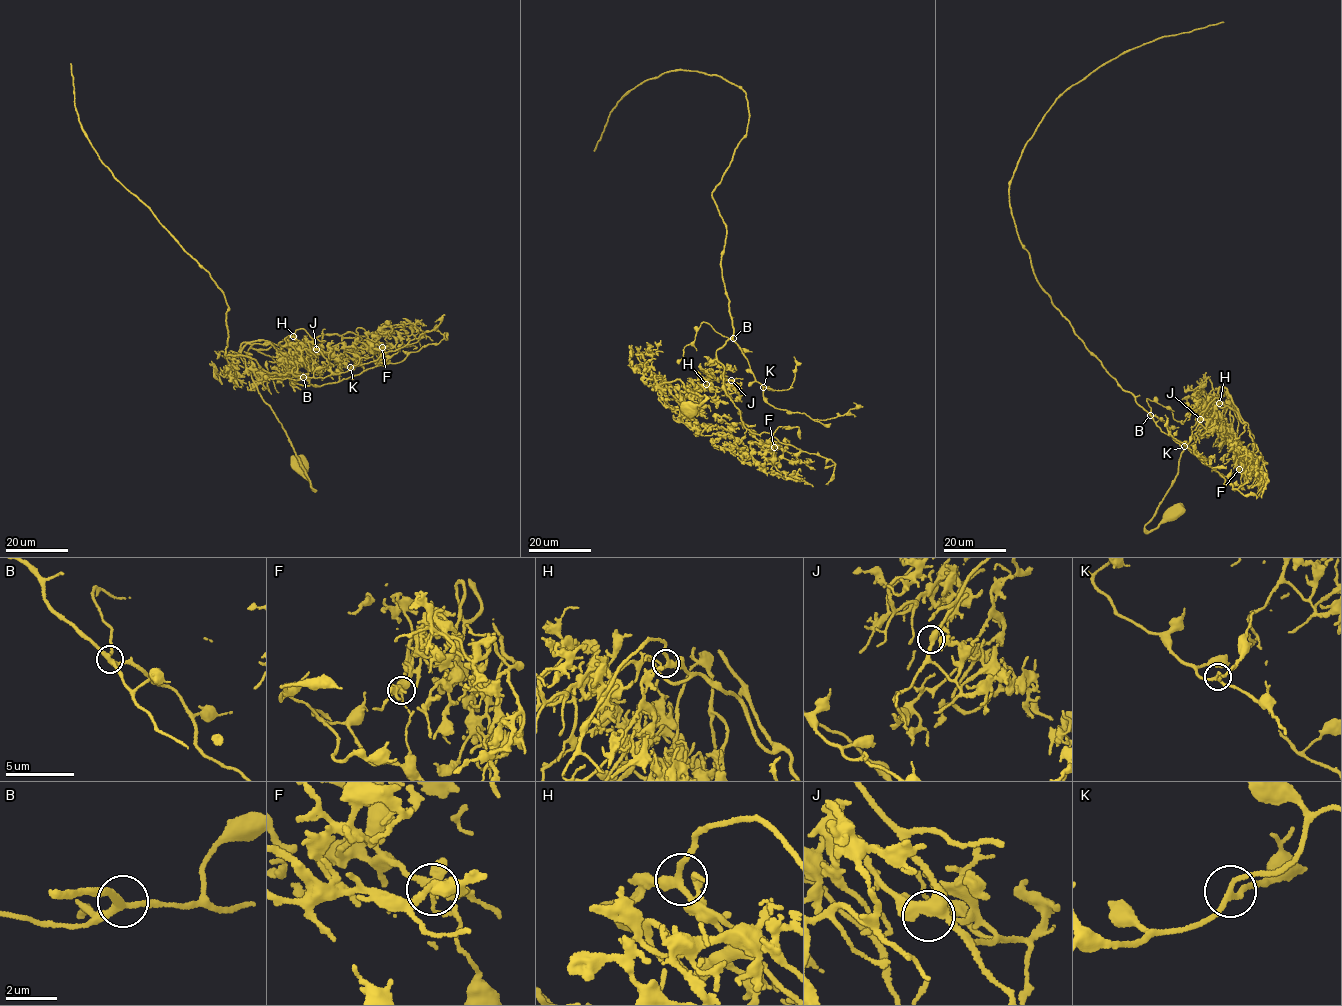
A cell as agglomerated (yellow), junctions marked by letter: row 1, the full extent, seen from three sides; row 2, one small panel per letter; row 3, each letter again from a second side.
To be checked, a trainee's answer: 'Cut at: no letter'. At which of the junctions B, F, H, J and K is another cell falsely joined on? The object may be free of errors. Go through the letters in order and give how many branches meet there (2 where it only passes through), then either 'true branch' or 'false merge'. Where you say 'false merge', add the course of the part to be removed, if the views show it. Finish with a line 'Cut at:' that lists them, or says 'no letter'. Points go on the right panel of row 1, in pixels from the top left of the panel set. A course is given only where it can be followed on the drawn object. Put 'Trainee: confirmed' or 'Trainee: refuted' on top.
Trainee: refuted
B: 3 | true branch
F: 3 | false merge | (1239, 469), (1231, 485), (1107, 373), (1037, 281), (1009, 199), (1022, 151), (1069, 87), (1144, 43), (1223, 22)
H: 3 | true branch
J: 3 | true branch
K: 3 | true branch
Cut at: F

